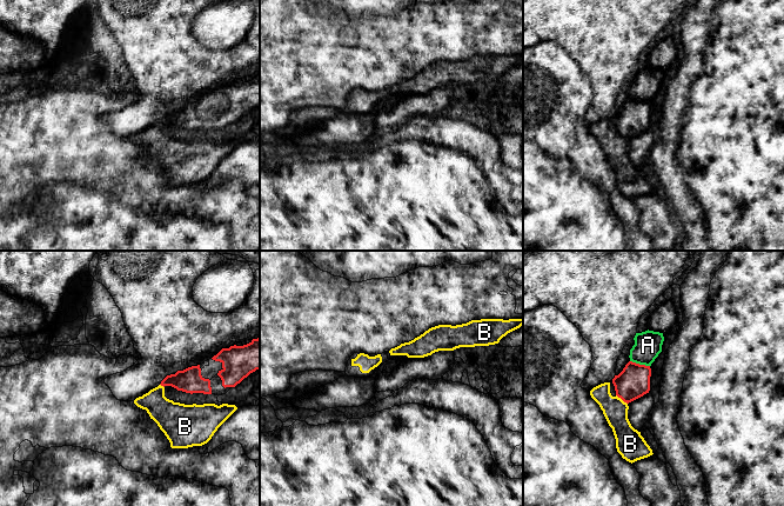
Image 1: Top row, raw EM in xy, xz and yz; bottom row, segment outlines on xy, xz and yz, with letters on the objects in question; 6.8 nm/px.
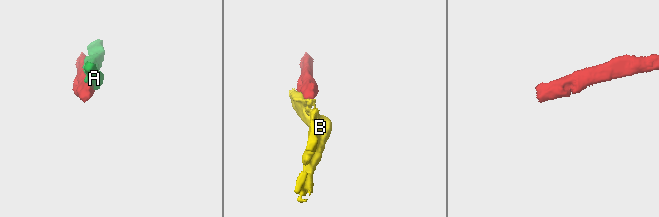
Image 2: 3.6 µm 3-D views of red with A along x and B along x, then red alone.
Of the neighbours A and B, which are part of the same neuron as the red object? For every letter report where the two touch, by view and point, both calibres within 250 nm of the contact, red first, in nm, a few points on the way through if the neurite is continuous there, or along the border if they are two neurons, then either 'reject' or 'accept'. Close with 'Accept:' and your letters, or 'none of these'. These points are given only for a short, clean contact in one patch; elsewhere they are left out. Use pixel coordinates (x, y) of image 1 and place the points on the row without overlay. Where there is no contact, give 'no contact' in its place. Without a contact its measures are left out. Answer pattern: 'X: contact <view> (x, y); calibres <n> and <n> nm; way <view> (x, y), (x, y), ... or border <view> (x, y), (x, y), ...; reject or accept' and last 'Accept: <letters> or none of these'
A: contact yz (638, 100); calibres 220 and 190 nm; reject
B: contact yz (622, 135); calibres 220 and 170 nm; border yz (616, 131), (627, 140); reject
Accept: none of these

